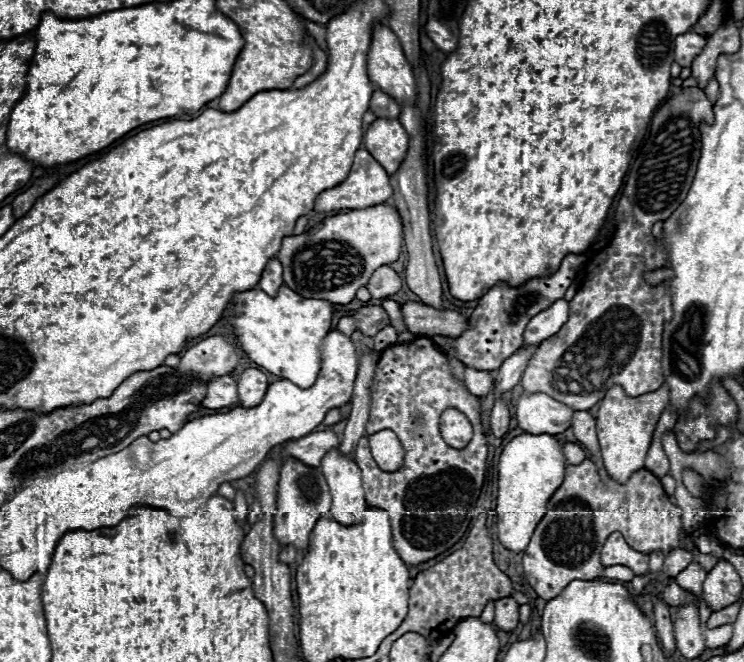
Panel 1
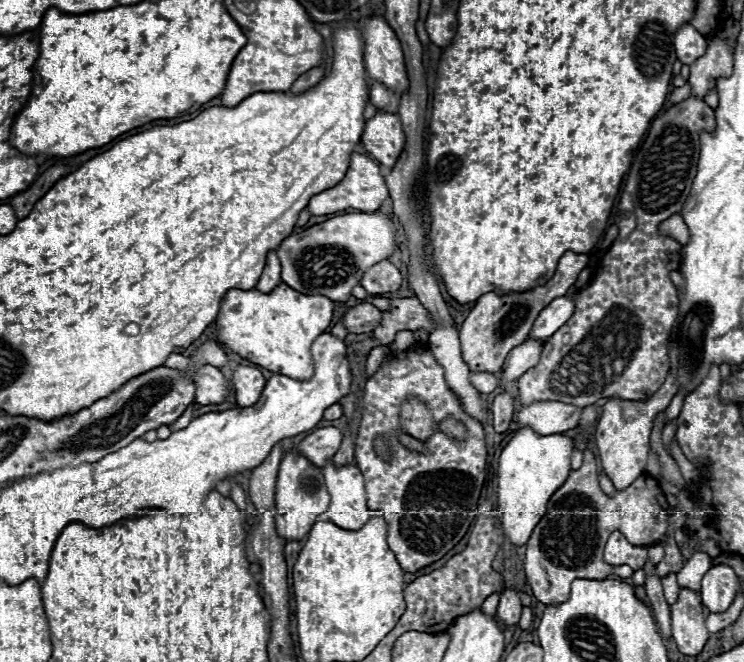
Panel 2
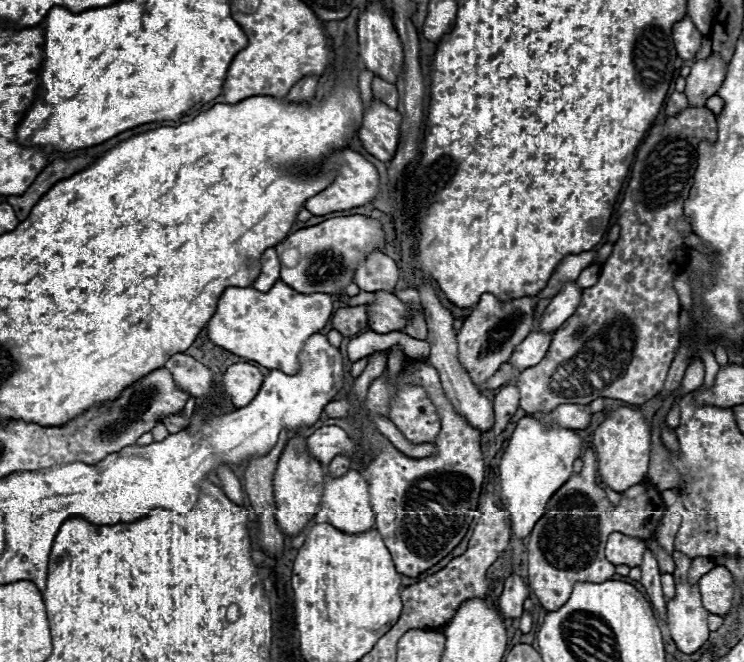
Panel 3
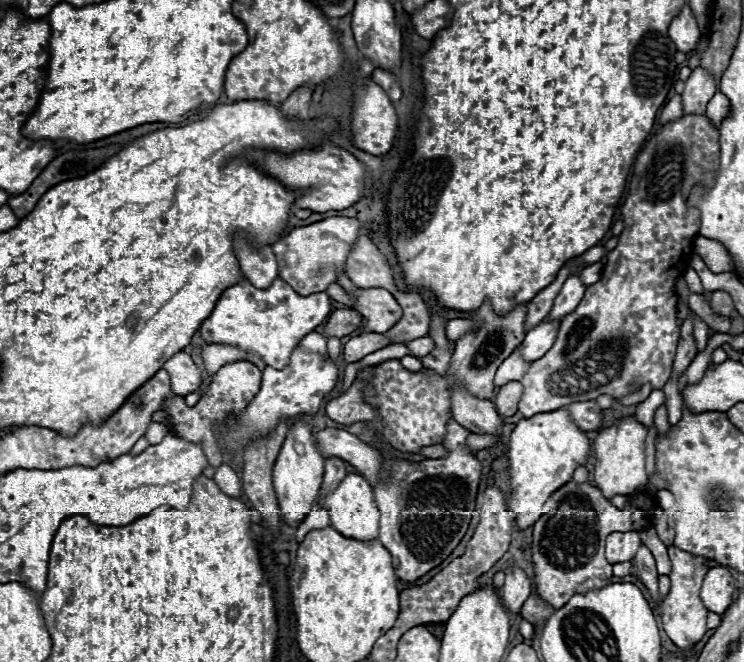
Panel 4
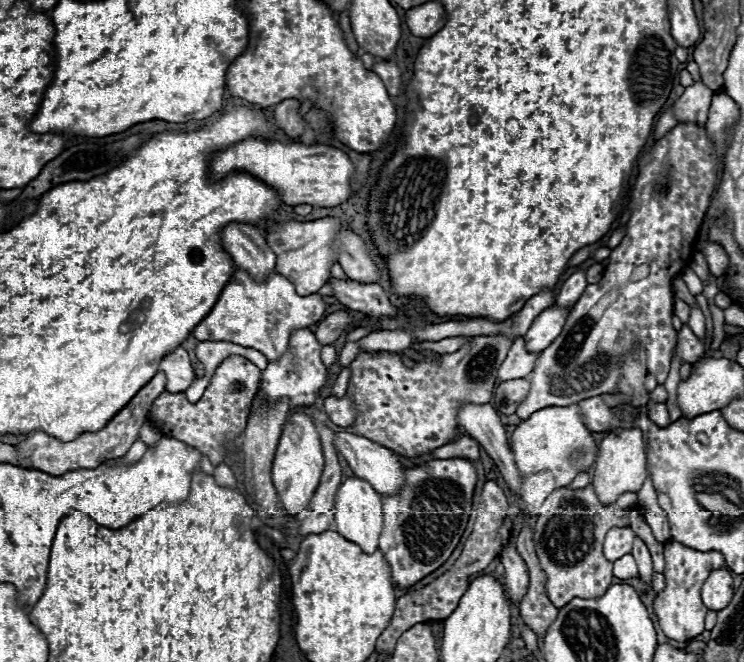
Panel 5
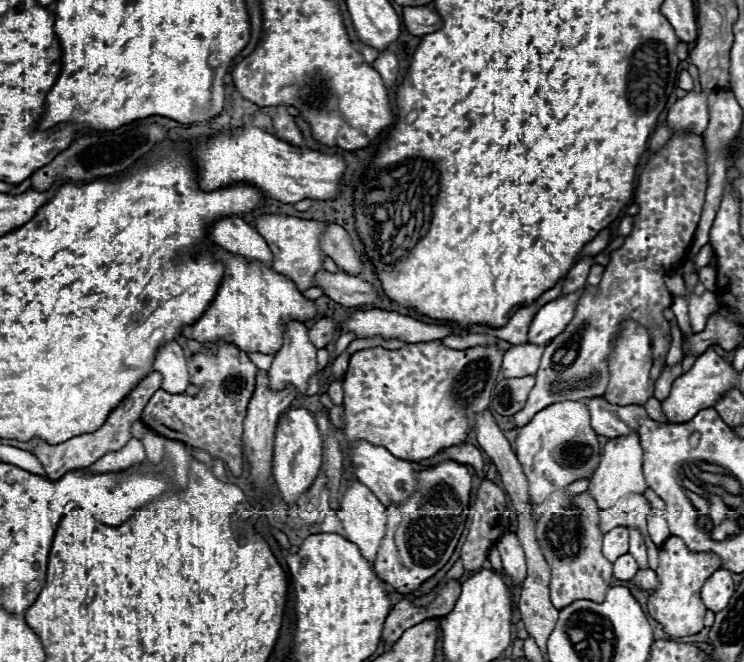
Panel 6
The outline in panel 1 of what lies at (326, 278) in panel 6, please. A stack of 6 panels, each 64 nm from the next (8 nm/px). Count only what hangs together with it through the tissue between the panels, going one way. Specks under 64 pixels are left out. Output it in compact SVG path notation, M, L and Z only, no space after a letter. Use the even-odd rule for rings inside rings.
M414 300L402 302L400 310L402 310L404 326L416 336L432 338L436 334L448 334L458 338L468 326L468 318L462 318L458 312L434 310ZM388 324L384 330L380 330L376 336L374 336L374 348L376 350L384 350L388 346L396 344L396 330L392 324Z

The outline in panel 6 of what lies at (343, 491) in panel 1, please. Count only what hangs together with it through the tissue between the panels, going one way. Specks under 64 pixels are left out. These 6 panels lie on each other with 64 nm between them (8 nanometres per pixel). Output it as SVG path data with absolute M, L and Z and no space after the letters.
M356 482L346 488L336 514L344 524L348 540L360 548L360 554L368 562L374 562L388 530L386 506L364 484Z

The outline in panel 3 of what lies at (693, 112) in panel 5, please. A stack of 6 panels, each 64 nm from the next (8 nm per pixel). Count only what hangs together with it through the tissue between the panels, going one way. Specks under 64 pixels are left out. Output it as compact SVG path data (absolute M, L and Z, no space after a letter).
M708 56L692 64L692 72L686 78L684 94L690 106L704 106L710 96L714 96L726 76L726 62L718 56Z

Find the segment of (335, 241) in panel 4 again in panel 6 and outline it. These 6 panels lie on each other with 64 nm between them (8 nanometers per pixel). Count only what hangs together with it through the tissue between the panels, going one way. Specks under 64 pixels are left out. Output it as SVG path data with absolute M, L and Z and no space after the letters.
M260 214L254 220L254 228L272 250L272 270L294 280L300 290L312 288L314 274L322 270L322 260L324 260L324 252L318 246L318 238L324 230L324 224L314 220L300 220L294 216L282 216L282 214Z

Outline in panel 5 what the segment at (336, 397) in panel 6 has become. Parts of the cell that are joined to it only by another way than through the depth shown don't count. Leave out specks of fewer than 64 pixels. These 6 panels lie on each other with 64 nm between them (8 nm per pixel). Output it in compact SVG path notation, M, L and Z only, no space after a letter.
M349 367L343 368L332 385L332 393L335 397L342 398L346 395L349 379Z

